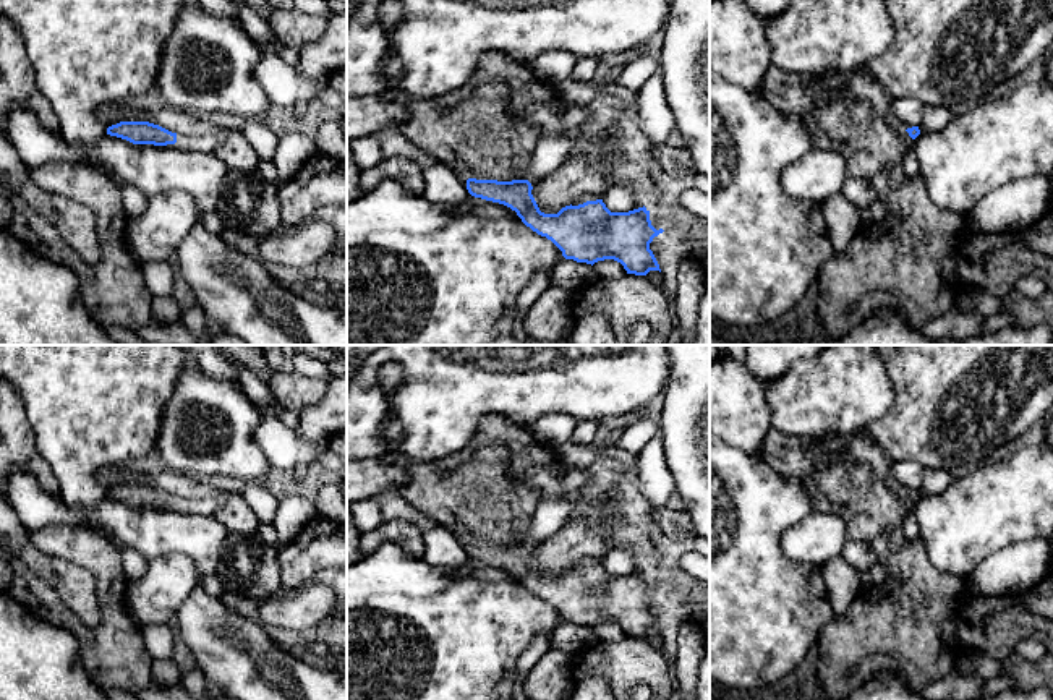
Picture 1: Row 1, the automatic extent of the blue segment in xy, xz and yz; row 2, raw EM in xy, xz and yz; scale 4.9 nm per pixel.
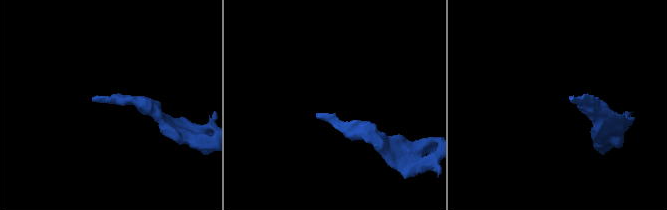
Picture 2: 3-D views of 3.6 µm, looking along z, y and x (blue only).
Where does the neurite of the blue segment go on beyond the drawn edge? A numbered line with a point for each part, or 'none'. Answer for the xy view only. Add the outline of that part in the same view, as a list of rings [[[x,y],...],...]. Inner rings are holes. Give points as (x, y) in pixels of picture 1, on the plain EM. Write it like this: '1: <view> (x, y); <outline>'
1: xy (183, 506); [[[177,497],[177,506],[175,507],[167,507],[167,509],[173,510],[177,514],[209,515],[209,506],[202,499]]]

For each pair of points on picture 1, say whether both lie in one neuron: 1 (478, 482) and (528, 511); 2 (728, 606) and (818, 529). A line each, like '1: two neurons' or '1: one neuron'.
1: one neuron
2: two neurons

